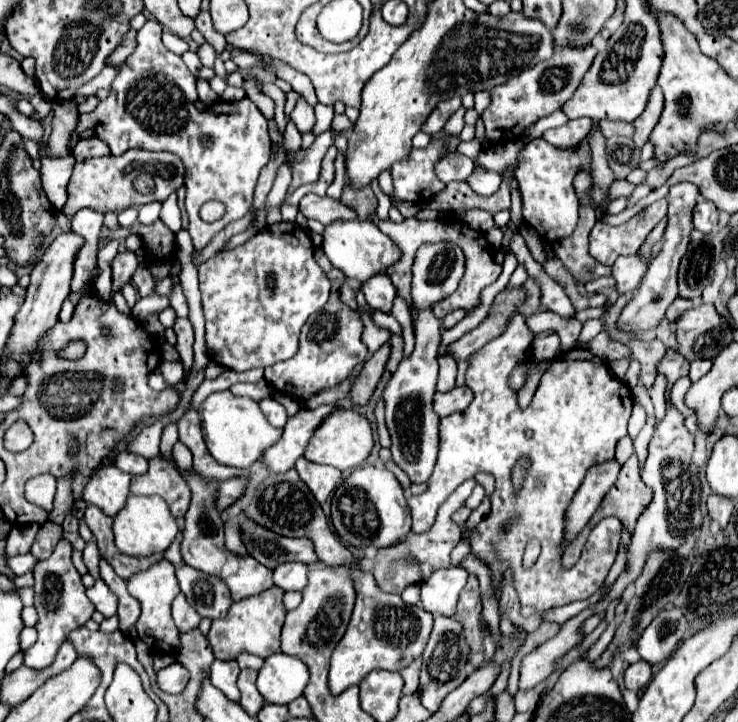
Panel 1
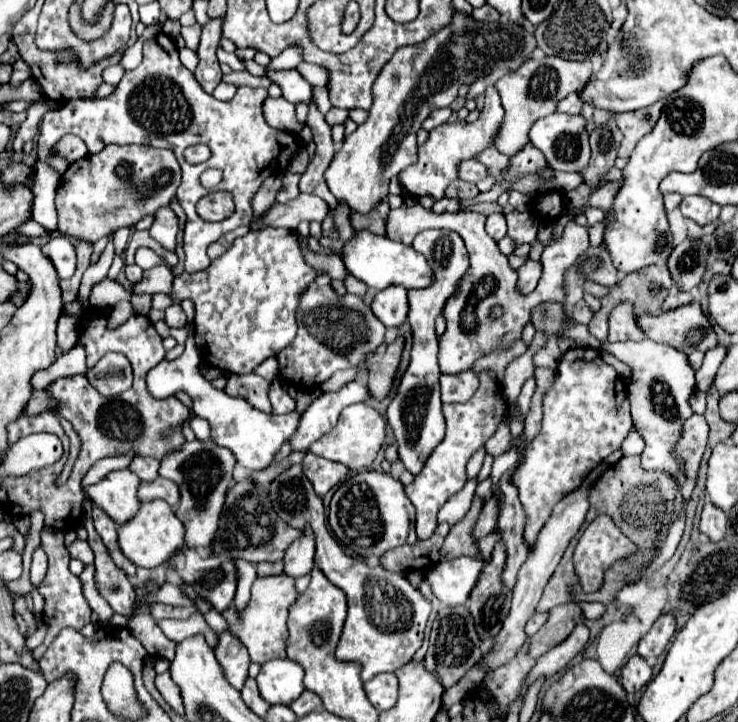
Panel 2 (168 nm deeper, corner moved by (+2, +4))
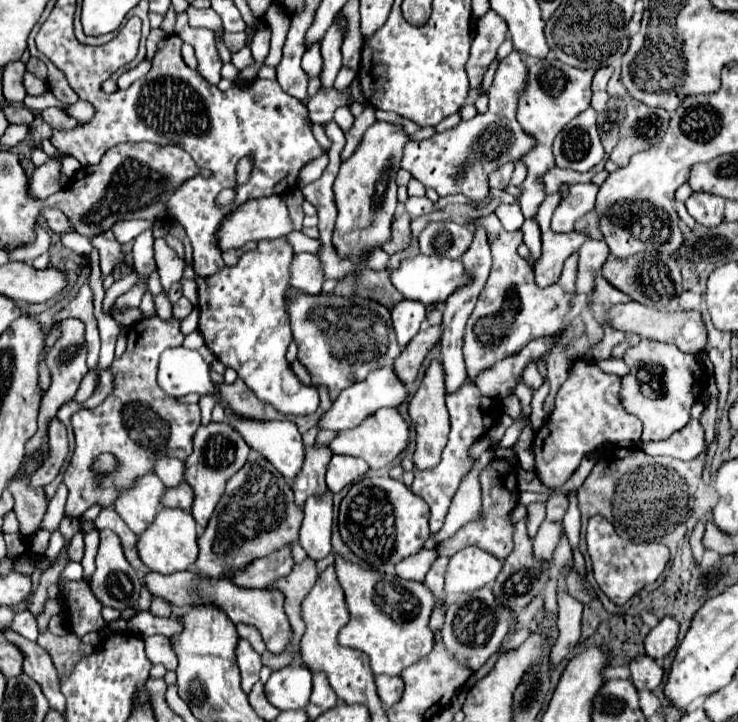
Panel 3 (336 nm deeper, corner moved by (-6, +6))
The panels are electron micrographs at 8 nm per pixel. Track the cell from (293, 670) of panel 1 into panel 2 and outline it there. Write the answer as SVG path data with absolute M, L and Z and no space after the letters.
M272 659L262 665L256 681L260 695L270 703L284 703L290 705L294 699L300 697L304 691L302 685L304 671L298 663L290 659Z

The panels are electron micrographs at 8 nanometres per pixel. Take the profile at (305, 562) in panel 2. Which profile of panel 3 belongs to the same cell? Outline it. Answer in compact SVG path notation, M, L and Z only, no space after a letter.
M332 493L308 497L304 503L304 523L300 529L300 545L314 561L332 553Z

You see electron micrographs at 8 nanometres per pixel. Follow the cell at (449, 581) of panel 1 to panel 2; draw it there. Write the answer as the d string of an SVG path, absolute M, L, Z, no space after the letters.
M456 557L446 563L436 563L428 575L426 581L432 587L432 593L448 607L464 605L468 601L468 595L478 579L478 573L482 569L482 563L472 557Z

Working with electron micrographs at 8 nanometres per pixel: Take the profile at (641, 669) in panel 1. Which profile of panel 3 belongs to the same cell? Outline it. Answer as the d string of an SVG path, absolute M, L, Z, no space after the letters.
M646 655L632 659L630 671L632 671L632 683L638 691L642 689L654 691L664 679L664 669L652 657L646 657Z

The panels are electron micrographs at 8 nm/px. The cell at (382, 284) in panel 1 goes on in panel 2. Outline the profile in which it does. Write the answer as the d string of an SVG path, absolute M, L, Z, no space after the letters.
M396 285L378 291L372 301L372 311L386 327L400 327L406 321L408 313L406 289Z

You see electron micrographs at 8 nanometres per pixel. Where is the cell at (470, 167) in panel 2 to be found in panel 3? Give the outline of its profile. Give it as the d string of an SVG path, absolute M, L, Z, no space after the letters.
M506 163L504 167L496 169L496 171L490 175L490 187L492 187L492 189L506 189L508 183L510 183L512 171L514 171L514 163Z

